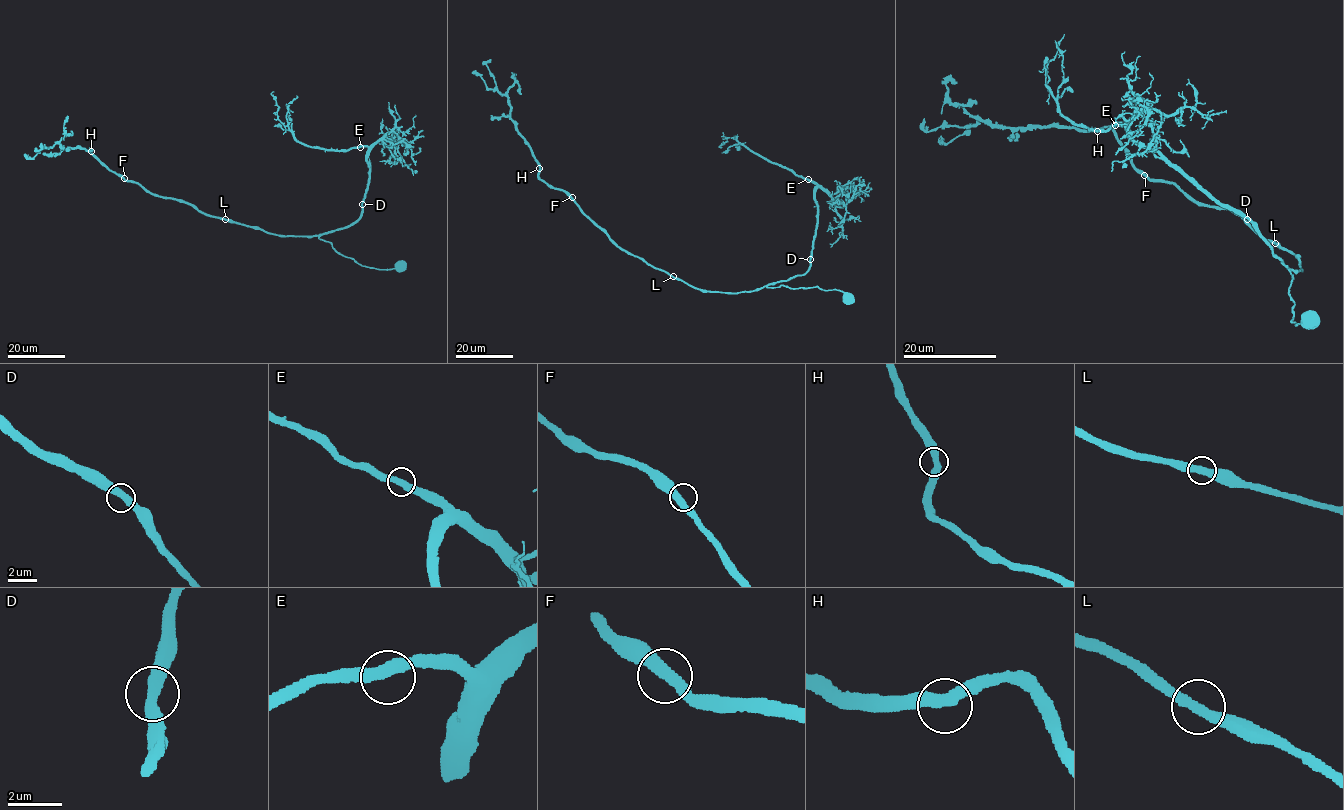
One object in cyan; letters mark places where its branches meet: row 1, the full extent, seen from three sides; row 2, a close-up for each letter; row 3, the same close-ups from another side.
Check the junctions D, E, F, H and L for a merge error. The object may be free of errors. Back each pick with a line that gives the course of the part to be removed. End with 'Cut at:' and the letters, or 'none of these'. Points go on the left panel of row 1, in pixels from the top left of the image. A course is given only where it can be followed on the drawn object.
Cut at: none of these

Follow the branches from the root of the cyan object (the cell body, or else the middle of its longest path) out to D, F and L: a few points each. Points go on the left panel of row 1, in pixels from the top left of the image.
D: (402, 267), (378, 269), (362, 266), (319, 237), (352, 225), (360, 215), (362, 204)
F: (402, 267), (362, 266), (318, 235), (277, 235), (211, 217), (189, 203), (147, 192), (124, 178)
L: (402, 267), (378, 269), (362, 266), (339, 254), (330, 242), (318, 235), (277, 235), (225, 219)

